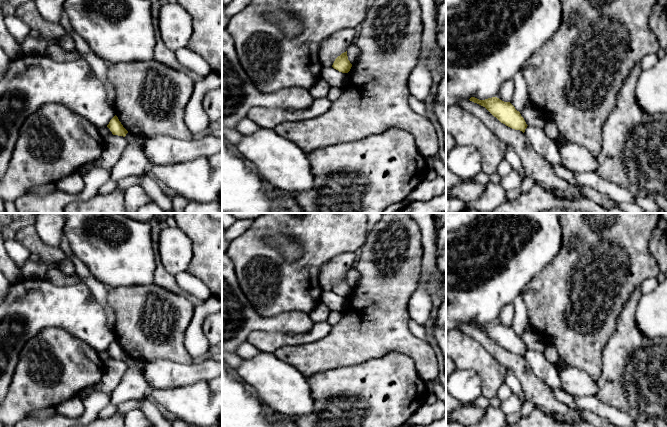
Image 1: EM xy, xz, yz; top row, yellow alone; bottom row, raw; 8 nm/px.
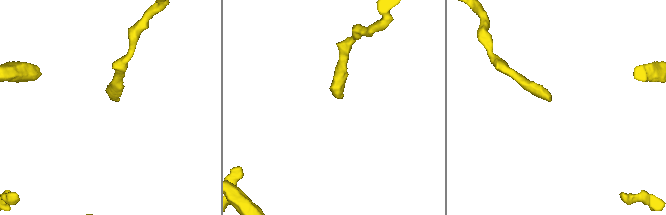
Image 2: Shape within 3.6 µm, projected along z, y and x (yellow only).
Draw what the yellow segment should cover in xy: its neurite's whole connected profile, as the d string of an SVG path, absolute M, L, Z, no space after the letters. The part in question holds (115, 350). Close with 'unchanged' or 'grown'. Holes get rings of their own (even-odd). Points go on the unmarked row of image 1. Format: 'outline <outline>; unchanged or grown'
outline M115 339L107 349L113 359L125 361L128 355L123 351L118 341Z; unchanged

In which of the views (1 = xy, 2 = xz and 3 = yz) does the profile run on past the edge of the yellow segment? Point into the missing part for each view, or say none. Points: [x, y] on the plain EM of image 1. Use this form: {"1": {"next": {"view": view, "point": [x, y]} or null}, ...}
{"1": {"next": null}, "2": {"next": null}, "3": {"next": null}}

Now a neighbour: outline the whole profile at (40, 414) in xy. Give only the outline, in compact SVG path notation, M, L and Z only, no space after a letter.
M55 409L38 410L38 411L34 411L34 412L29 413L26 417L41 420L41 419L50 418L55 413L56 413Z

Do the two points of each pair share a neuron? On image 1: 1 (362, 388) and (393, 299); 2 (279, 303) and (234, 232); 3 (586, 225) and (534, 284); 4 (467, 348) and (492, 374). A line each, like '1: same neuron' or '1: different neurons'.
1: different neurons
2: different neurons
3: different neurons
4: same neuron

